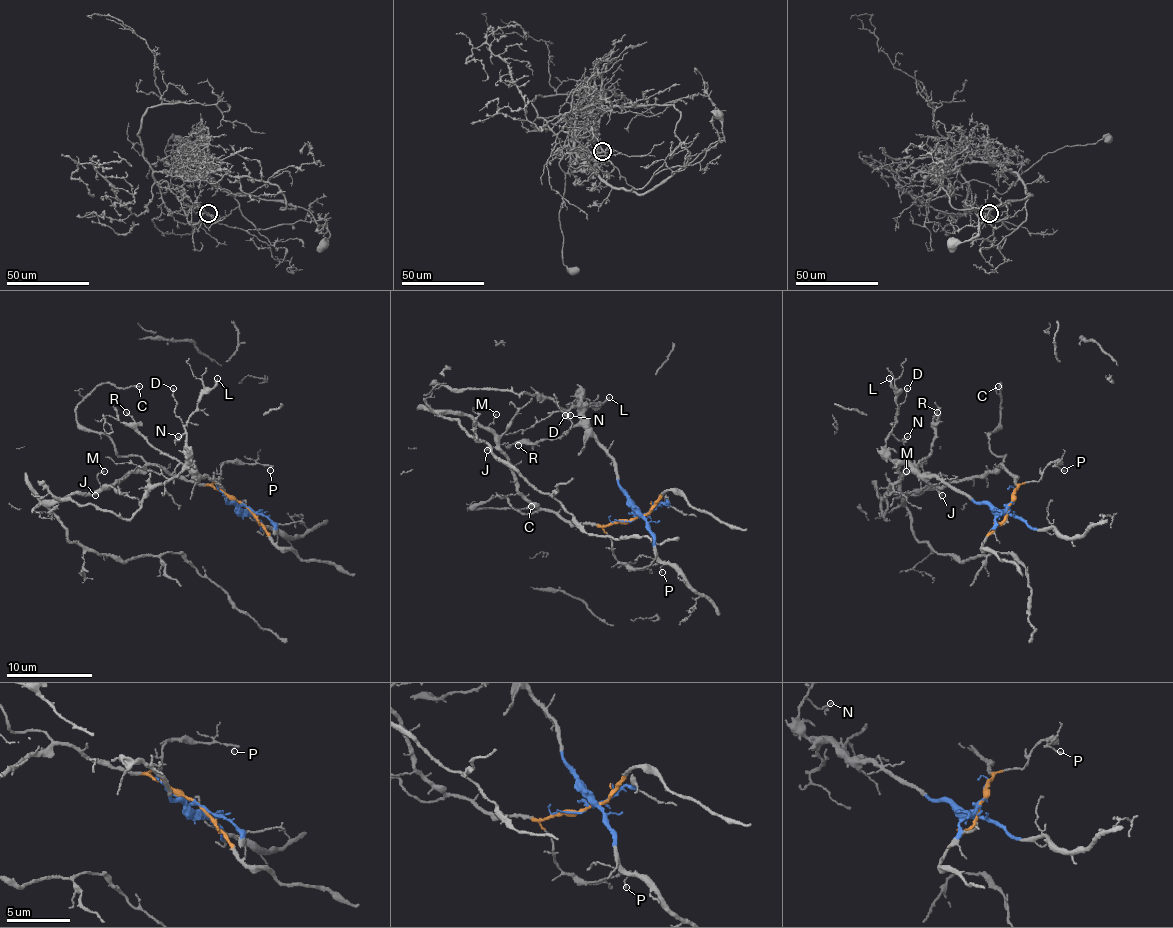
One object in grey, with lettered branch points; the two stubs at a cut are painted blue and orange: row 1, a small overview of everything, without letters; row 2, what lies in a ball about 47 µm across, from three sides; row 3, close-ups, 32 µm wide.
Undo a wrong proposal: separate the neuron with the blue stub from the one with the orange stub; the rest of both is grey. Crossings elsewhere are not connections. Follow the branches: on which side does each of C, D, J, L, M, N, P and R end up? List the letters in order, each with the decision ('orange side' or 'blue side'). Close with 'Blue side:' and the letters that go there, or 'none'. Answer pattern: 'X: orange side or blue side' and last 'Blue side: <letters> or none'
C: orange side
D: blue side
J: orange side
L: blue side
M: orange side
N: blue side
P: orange side
R: blue side
Blue side: D, L, N, R

